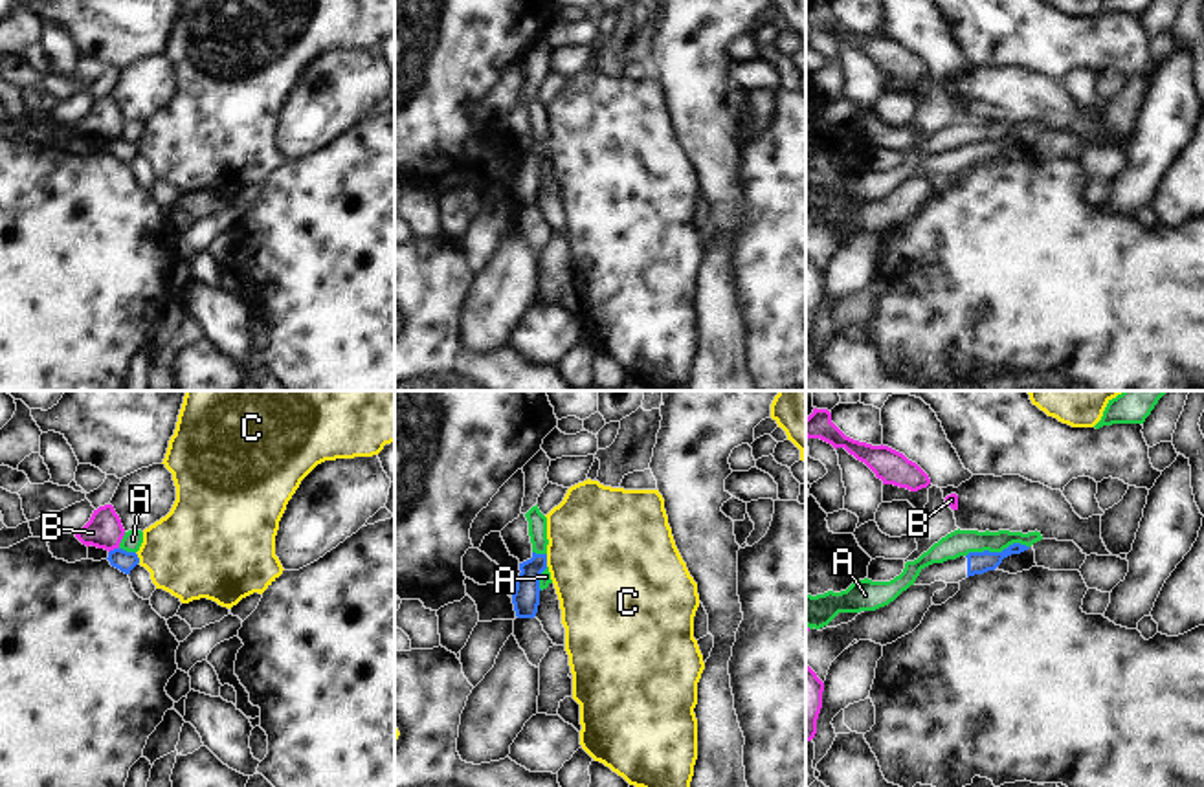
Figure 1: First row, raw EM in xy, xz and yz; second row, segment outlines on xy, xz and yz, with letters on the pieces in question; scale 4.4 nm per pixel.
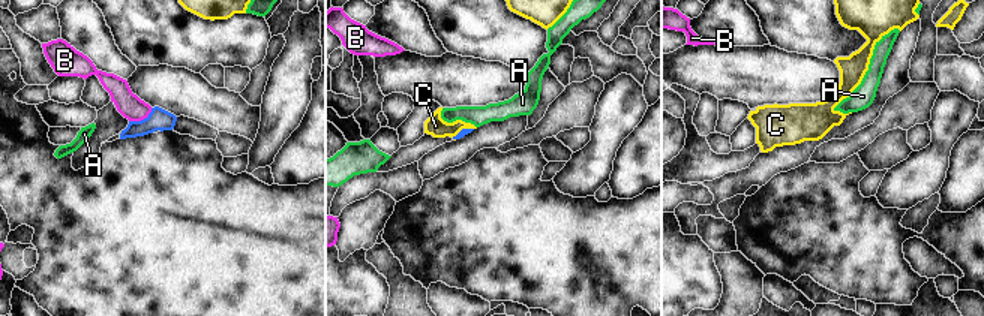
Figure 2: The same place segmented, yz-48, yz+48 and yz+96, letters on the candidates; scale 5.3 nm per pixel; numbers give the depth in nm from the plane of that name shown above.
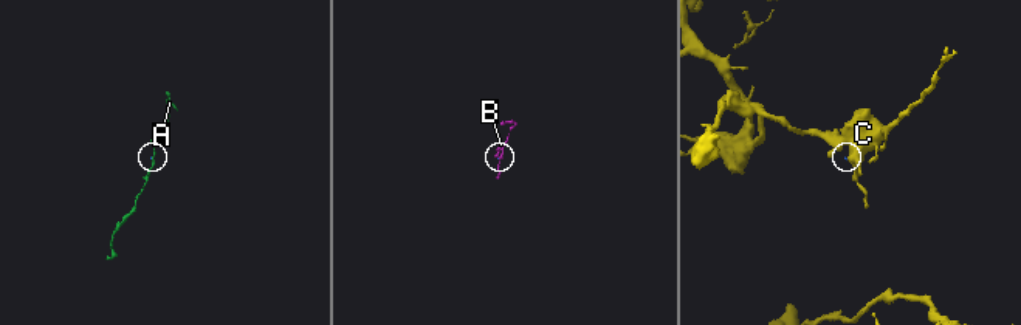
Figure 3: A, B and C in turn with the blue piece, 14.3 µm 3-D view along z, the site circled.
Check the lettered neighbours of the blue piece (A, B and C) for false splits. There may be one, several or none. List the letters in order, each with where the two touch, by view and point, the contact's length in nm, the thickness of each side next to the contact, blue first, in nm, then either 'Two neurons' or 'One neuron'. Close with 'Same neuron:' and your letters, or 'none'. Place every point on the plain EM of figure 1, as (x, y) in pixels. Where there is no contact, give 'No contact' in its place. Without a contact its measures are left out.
A: Touches blue at yz (997, 142). Shared border 280 nm. Thickness 100 nm (blue) against 120 nm. Two neurons
B: Touches blue at xy (114, 138). Shared border 50 nm. Thickness 90 nm (blue) against 160 nm. Two neurons
C: Touches blue at xz (546, 149). Shared border 60 nm. Thickness 120 nm (blue) against 480 nm. Two neurons
Same neuron: none

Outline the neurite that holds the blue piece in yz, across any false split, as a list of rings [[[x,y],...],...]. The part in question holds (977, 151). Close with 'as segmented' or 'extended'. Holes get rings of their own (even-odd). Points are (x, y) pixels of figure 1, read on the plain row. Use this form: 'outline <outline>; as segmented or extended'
outline [[[1013,132],[1002,141],[969,141],[967,145],[960,145],[956,149],[947,149],[943,152],[932,152],[921,158],[914,174],[931,174],[934,171],[958,172],[969,165],[984,163],[987,160],[995,160],[1004,147],[1011,143],[1020,143],[1030,136]]]; extended

